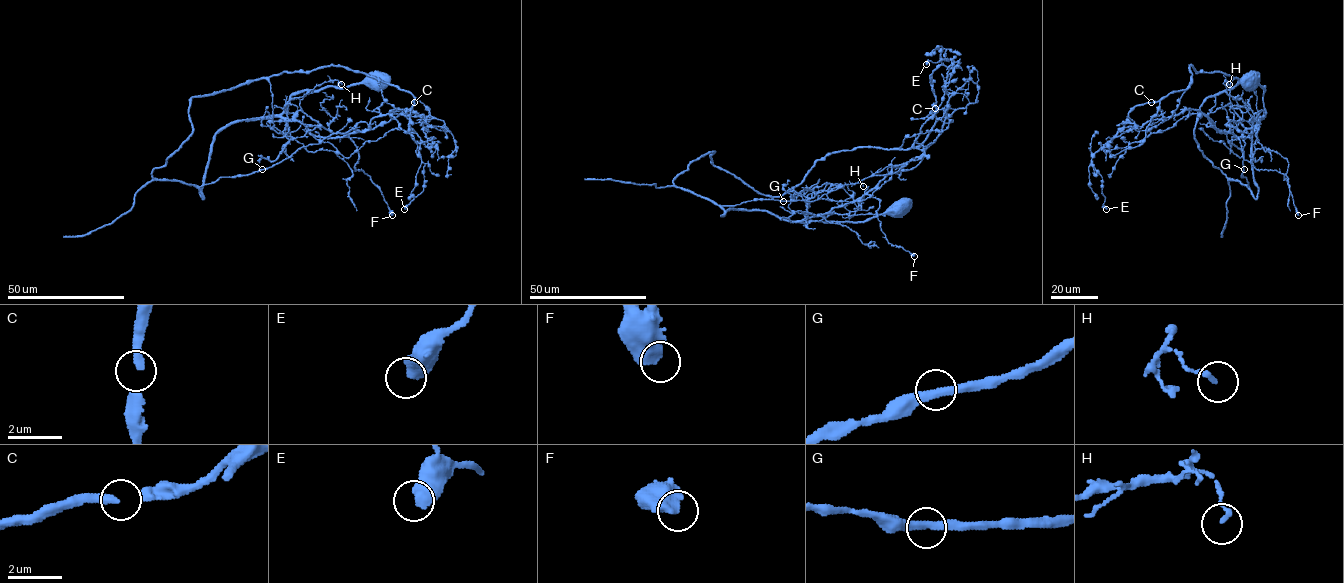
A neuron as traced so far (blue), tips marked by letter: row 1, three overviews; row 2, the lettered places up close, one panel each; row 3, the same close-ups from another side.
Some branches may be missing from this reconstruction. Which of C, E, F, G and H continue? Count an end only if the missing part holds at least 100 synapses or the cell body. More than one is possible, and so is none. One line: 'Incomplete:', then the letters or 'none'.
Incomplete: none

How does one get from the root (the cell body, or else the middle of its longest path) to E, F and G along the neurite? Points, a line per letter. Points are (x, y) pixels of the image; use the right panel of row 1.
E: (1250, 79), (1264, 87), (1265, 114), (1246, 138), (1186, 109), (1101, 147), (1091, 163), (1106, 209)
F: (1250, 79), (1264, 87), (1265, 114), (1249, 136), (1237, 137), (1243, 158), (1257, 169), (1287, 176), (1298, 215)
G: (1250, 79), (1264, 87), (1265, 114), (1246, 138), (1218, 130), (1225, 132), (1230, 142), (1242, 151), (1244, 169)

